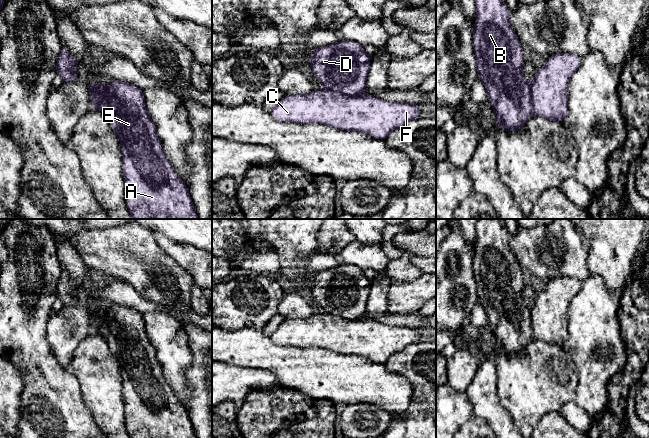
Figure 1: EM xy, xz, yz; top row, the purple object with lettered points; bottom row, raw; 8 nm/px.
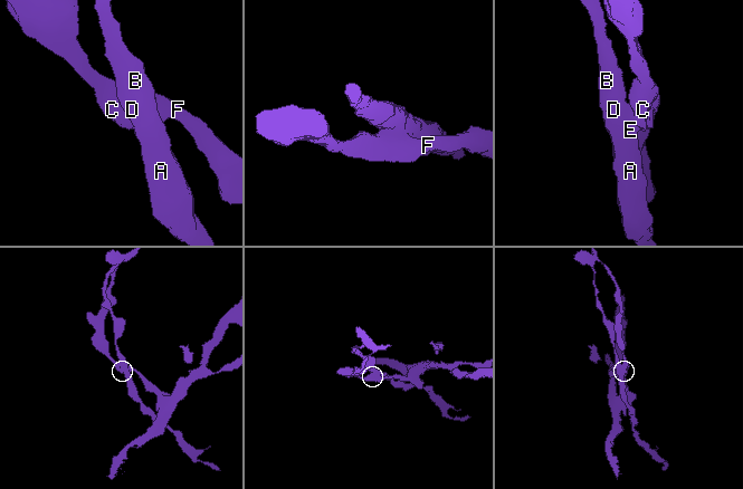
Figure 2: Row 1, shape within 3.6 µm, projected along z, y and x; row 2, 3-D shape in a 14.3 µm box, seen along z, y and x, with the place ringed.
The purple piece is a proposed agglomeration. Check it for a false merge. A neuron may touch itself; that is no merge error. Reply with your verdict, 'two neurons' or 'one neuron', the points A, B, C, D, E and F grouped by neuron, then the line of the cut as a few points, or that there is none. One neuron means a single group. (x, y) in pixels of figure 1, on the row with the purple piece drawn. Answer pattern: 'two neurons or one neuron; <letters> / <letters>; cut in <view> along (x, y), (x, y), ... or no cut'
two neurons; A B D E / C F; cut in xz along (325, 88), (340, 93), (360, 95)

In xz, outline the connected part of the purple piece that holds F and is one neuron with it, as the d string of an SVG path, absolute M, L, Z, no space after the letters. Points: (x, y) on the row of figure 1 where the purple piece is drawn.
M313 90L309 94L285 95L269 111L279 122L319 123L339 130L356 131L385 140L389 133L410 120L420 118L422 105L389 102L371 95L345 95L332 90Z

